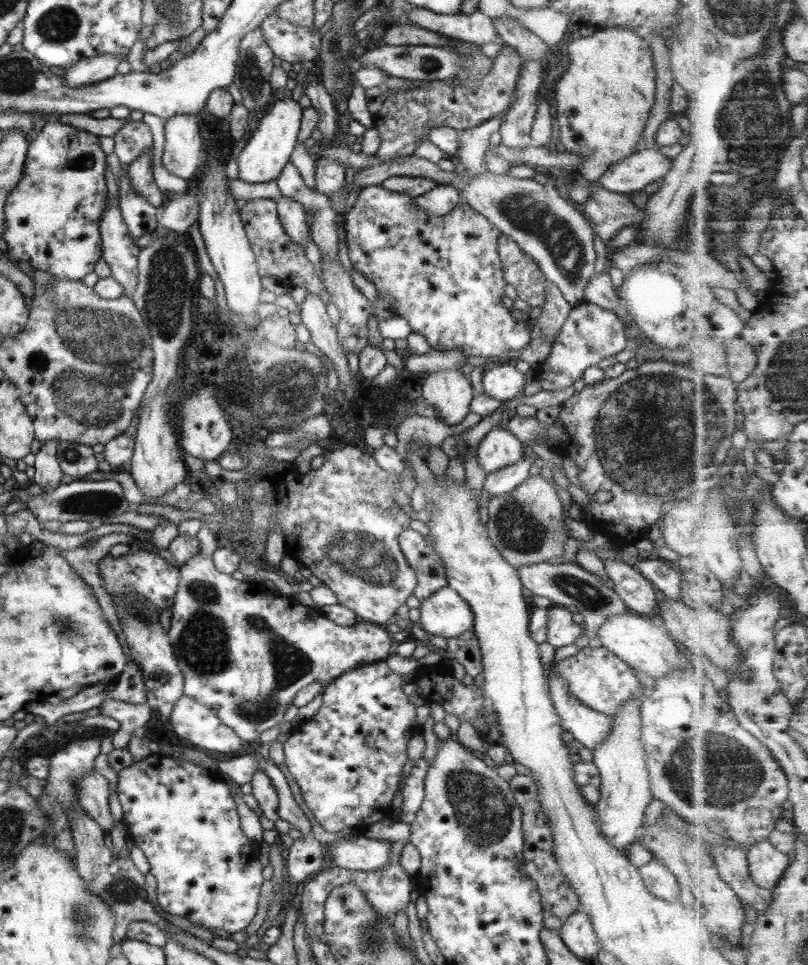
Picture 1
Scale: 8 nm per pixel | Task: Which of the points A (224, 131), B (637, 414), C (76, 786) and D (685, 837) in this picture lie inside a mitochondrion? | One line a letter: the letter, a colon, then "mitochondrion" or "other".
A: other
B: mitochondrion
C: other
D: other

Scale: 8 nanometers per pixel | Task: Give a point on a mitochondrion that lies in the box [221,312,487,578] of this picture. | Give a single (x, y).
(295, 381)

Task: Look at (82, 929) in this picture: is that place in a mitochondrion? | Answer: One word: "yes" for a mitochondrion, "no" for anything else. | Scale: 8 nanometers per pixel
yes

